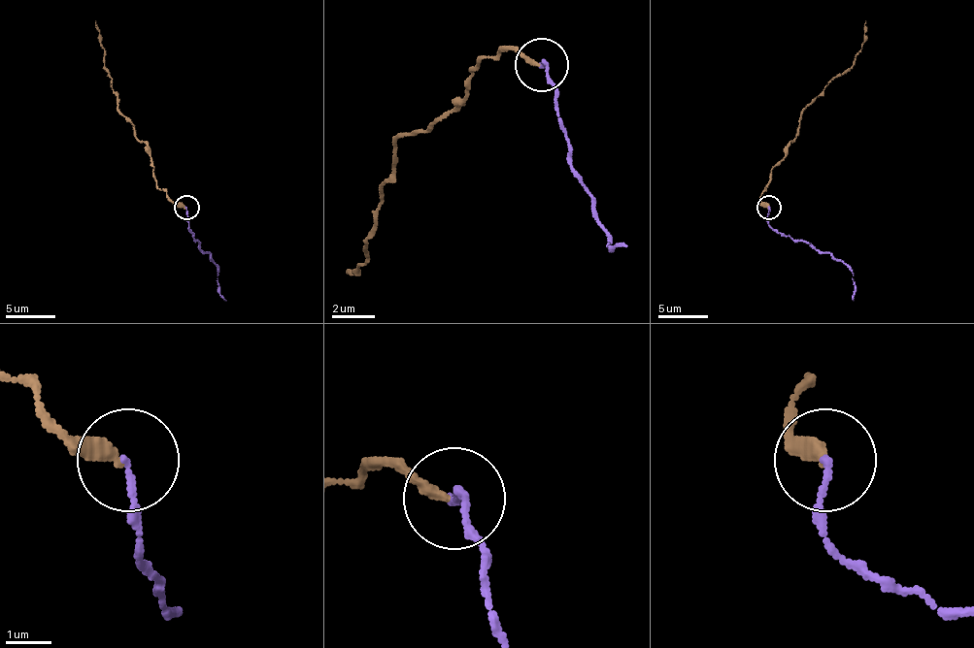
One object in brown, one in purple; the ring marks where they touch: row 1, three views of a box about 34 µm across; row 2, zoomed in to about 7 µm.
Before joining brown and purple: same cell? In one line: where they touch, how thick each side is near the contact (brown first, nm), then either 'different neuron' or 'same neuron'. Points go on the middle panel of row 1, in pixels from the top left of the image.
at (542, 65); 280 nm thick on the brown side, 140 nm on the other; same neuron

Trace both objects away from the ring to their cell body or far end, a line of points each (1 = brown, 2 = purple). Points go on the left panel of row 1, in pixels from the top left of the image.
1: (185, 208), (155, 183), (149, 148), (118, 109), (118, 96), (104, 64), (96, 21)
2: (185, 208), (190, 230), (198, 245), (211, 255), (218, 273), (220, 295), (225, 300)

